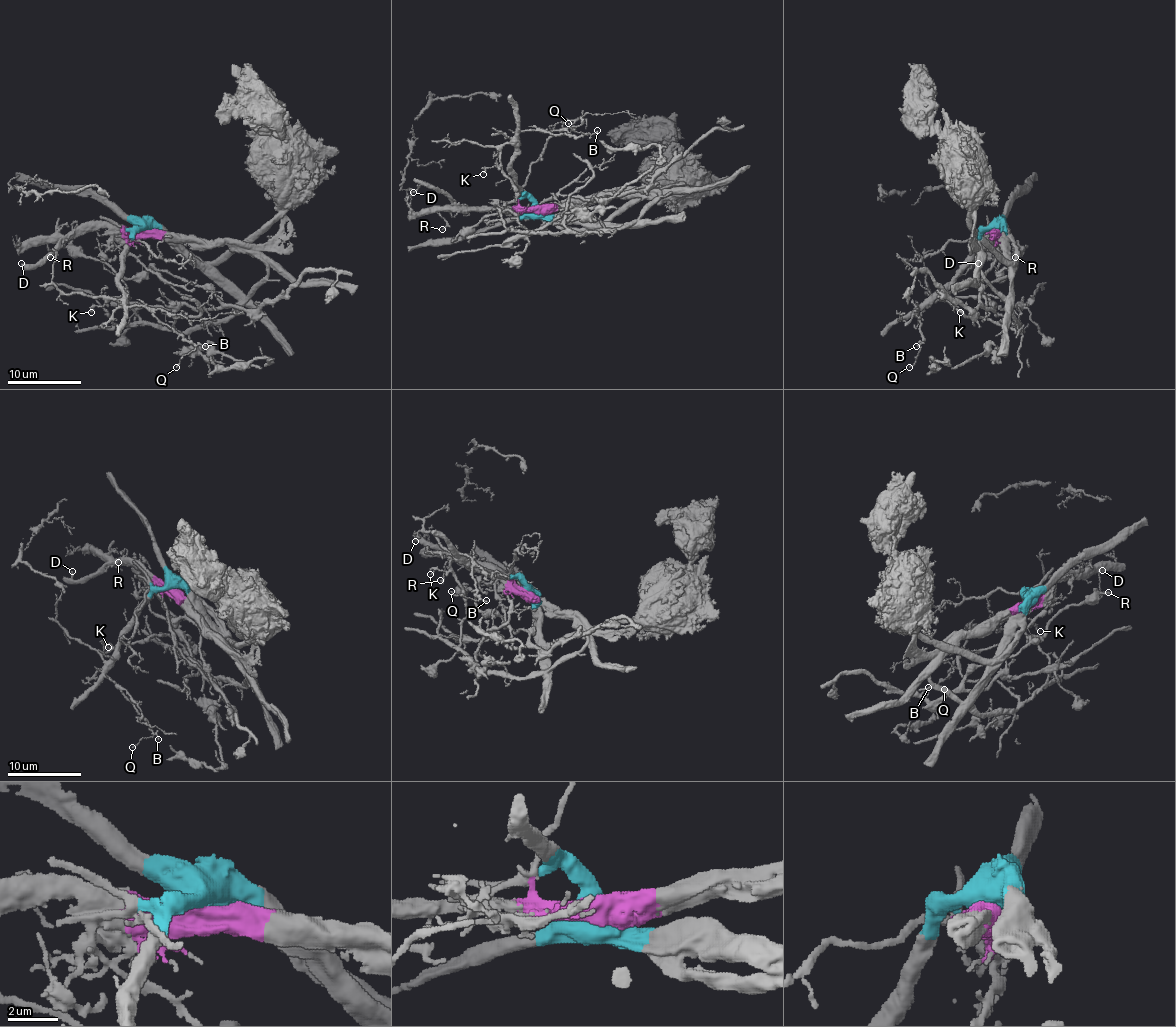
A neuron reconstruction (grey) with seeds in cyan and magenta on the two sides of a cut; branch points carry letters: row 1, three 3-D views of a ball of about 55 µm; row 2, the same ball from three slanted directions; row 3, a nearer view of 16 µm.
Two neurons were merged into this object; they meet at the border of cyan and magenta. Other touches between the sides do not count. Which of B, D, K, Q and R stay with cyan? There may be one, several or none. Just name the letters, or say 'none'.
B, K, Q

